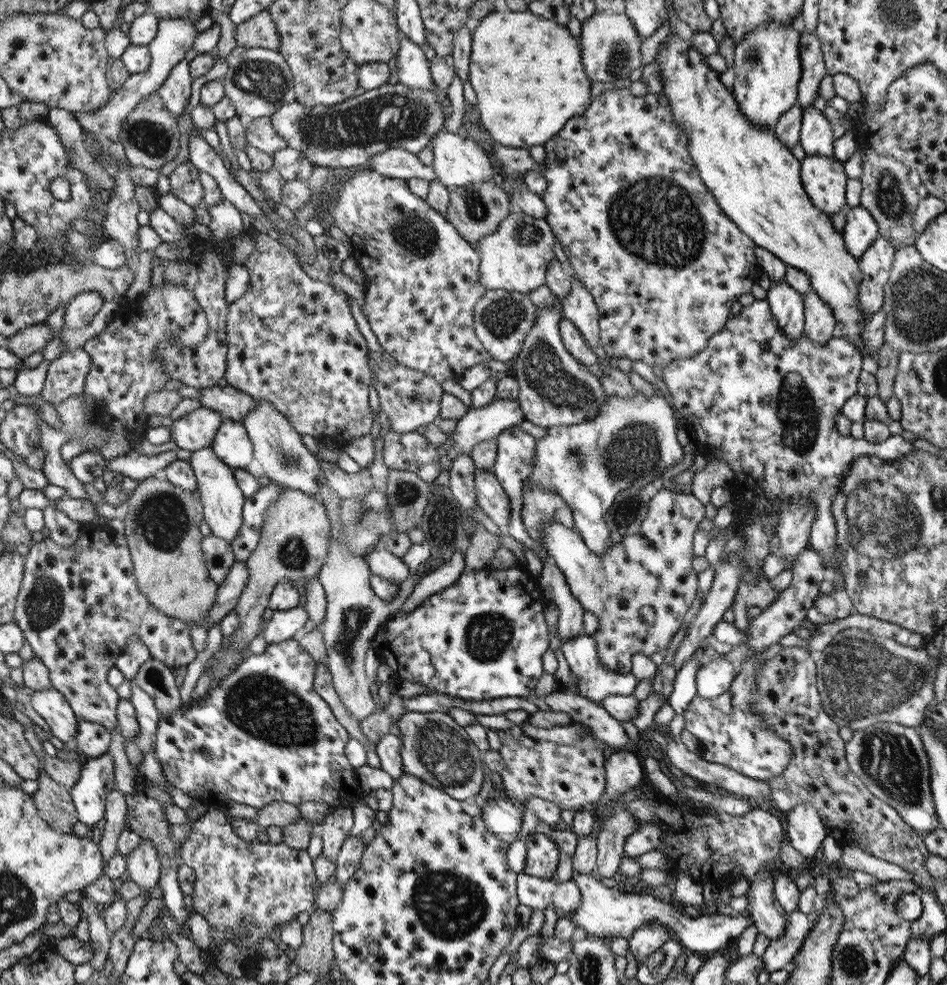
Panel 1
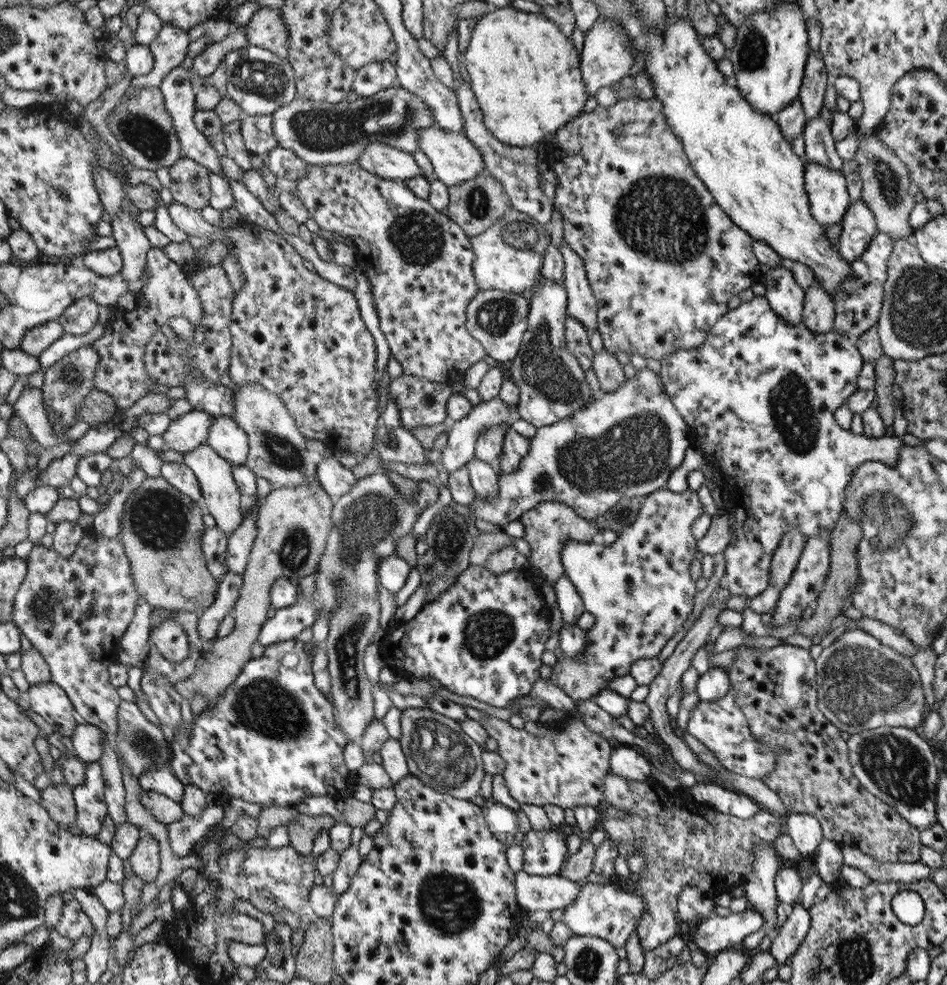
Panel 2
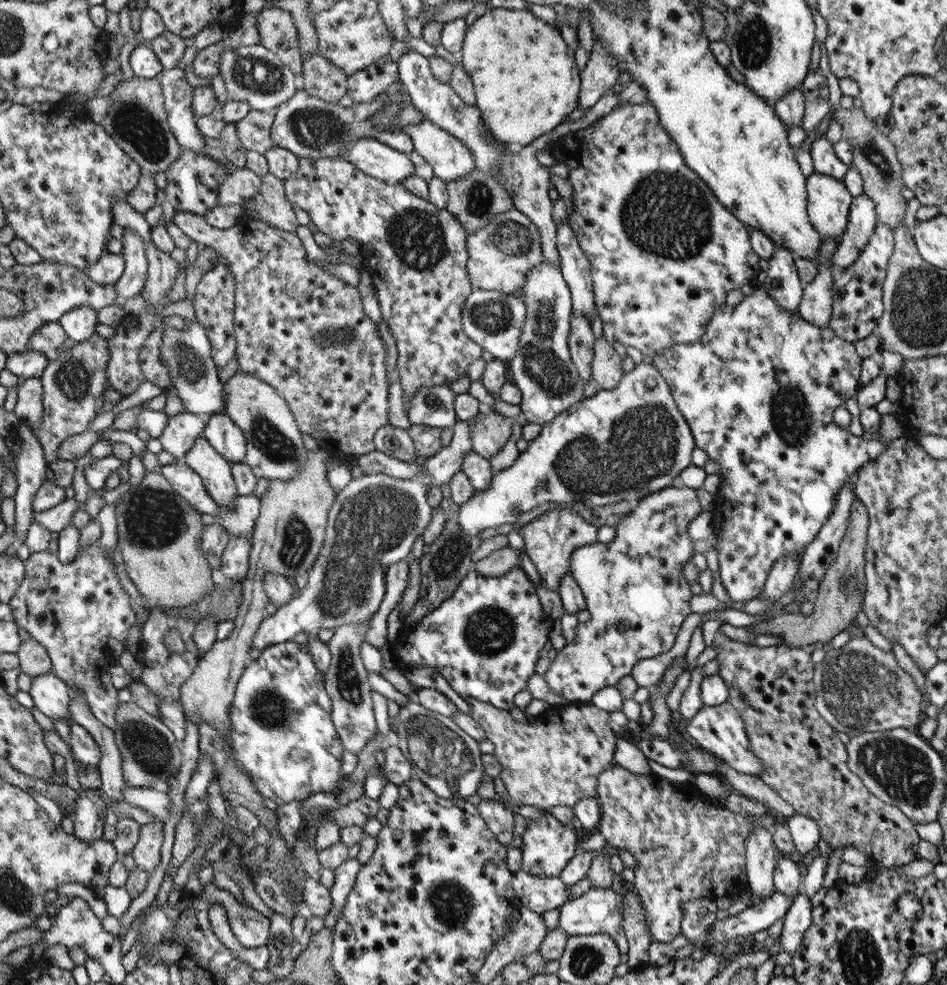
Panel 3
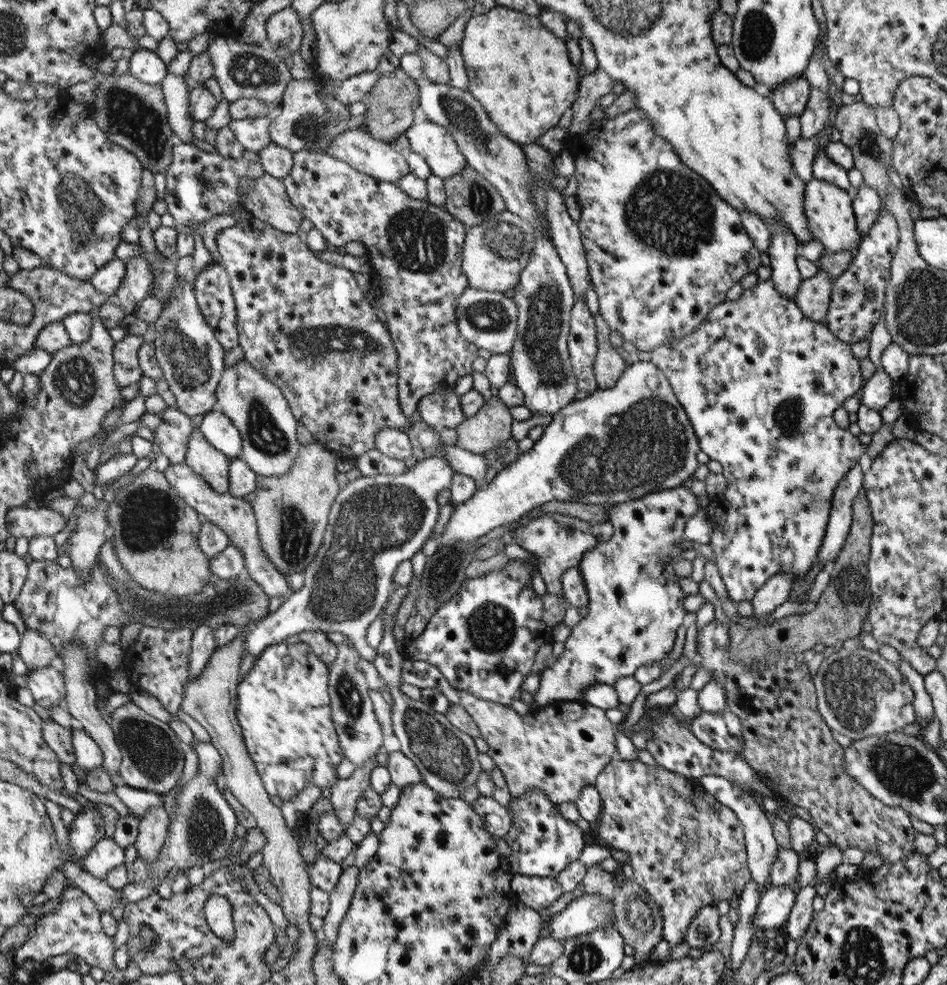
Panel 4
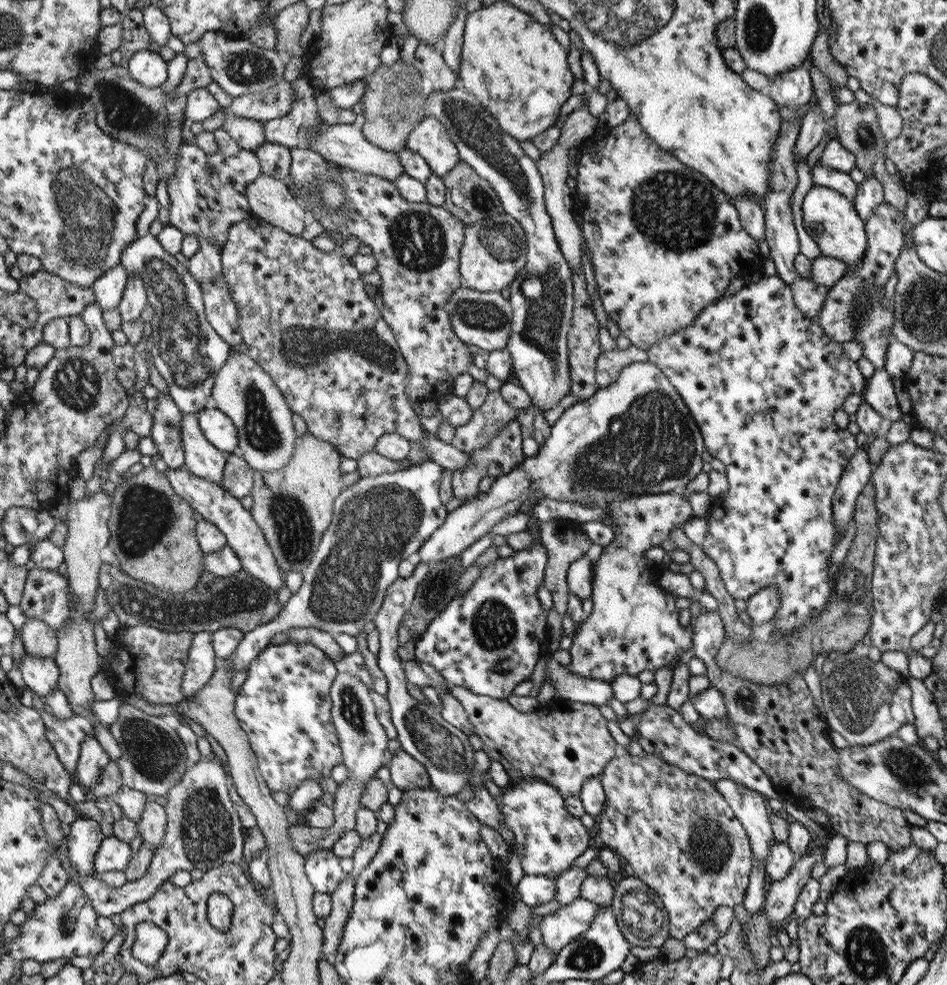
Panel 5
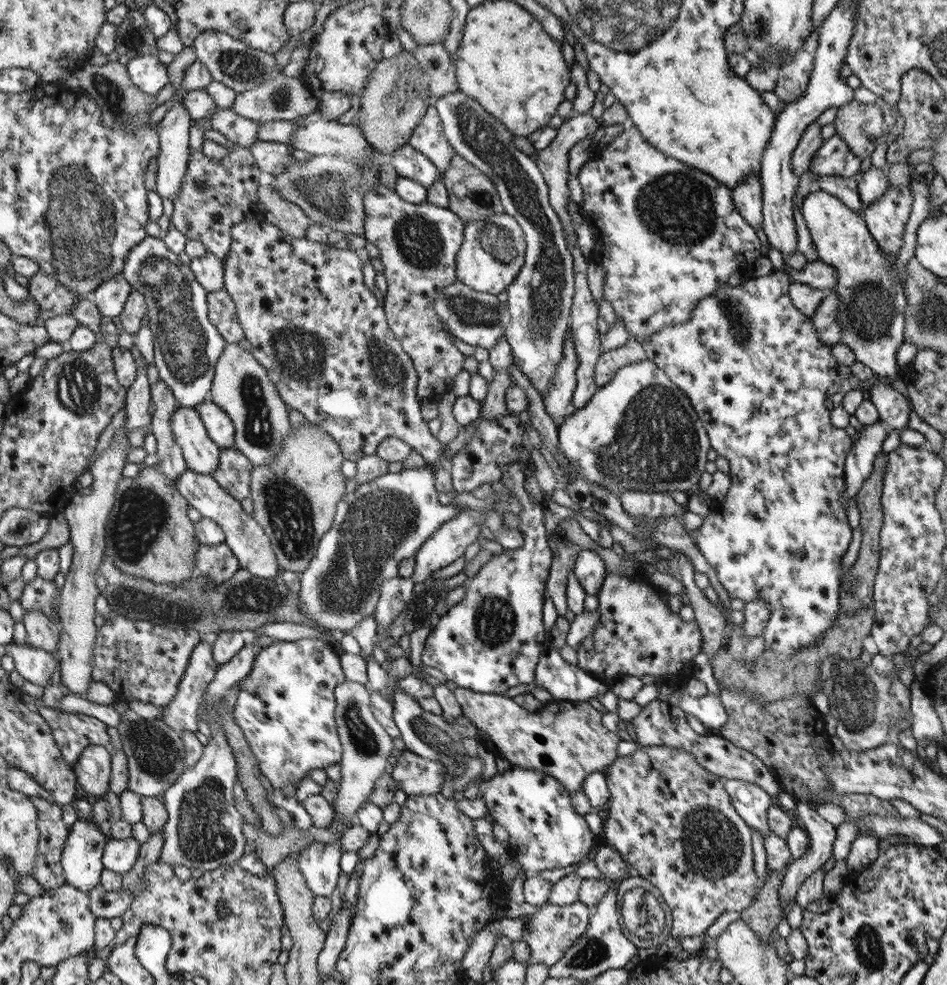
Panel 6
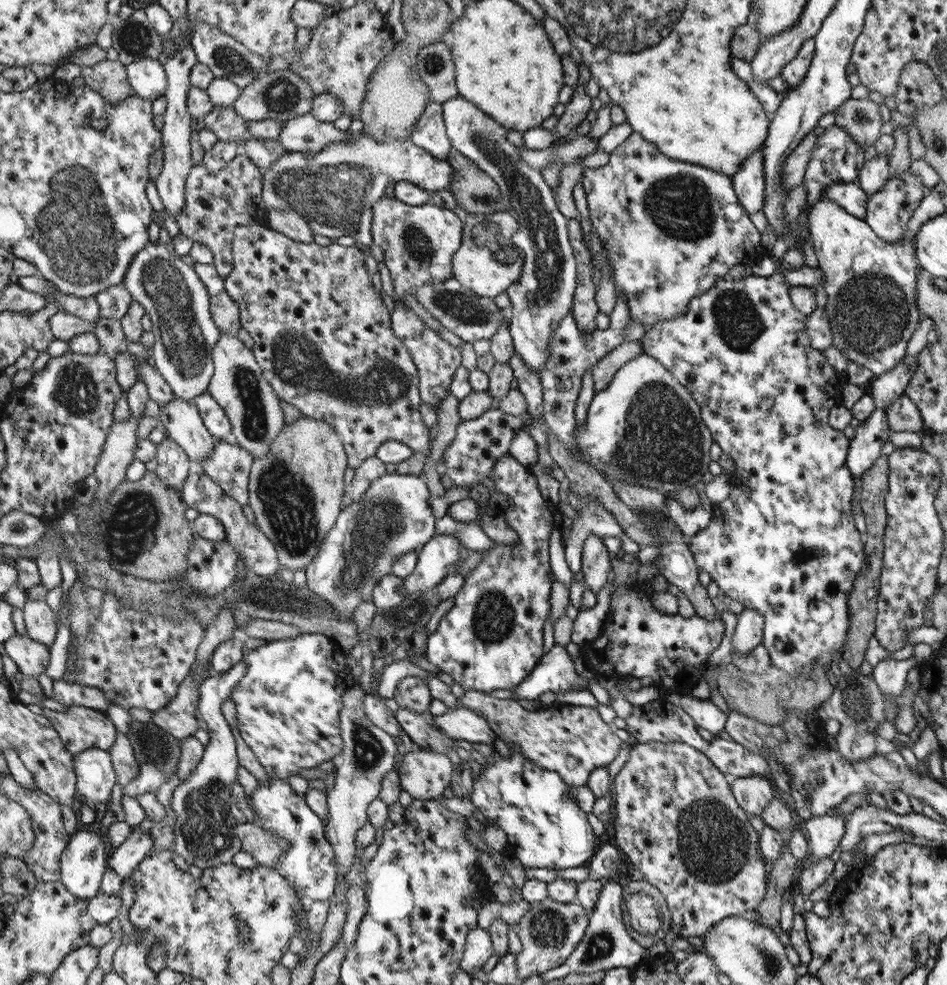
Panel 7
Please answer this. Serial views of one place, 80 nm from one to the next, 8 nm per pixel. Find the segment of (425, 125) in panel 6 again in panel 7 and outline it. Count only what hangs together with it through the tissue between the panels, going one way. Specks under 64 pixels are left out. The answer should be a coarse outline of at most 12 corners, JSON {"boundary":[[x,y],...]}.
{"boundary":[[430,100],[408,139],[440,160],[451,154],[443,105]]}

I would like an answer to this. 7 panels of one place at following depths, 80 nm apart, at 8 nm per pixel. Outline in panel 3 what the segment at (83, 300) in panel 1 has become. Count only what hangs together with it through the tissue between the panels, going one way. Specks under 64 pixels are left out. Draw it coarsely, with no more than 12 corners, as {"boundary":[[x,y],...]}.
{"boundary":[[79,306],[58,321],[76,344],[96,334],[97,311]]}

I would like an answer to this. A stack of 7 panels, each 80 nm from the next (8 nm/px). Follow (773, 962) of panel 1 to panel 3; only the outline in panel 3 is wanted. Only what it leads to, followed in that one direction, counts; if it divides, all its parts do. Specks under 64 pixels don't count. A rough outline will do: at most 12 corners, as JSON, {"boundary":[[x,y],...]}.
{"boundary":[[800,891],[783,918],[779,952],[793,954],[813,919],[810,898]]}

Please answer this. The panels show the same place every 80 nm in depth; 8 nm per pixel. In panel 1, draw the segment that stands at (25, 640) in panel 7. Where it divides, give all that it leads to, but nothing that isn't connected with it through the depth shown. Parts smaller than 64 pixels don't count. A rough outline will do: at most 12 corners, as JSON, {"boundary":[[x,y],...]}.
{"boundary":[[56,688],[31,692],[54,737],[72,744],[79,719]]}

